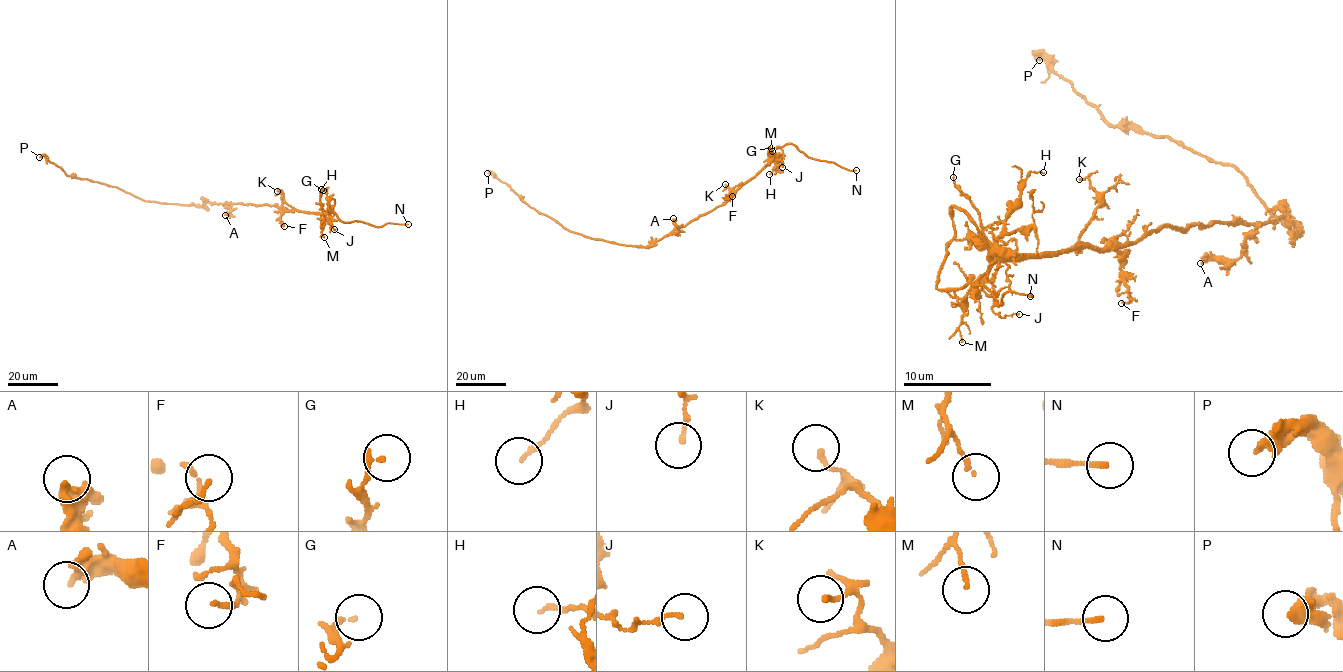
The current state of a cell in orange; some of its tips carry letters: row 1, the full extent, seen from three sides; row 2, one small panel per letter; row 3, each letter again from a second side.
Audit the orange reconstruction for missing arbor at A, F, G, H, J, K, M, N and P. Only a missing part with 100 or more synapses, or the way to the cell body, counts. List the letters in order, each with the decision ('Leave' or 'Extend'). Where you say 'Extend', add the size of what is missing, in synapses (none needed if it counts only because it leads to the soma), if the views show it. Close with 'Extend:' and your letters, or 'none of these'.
A: Leave
F: Leave
G: Leave
H: Leave
J: Leave
K: Leave
M: Leave
N: Extend
P: Leave
Extend: N

